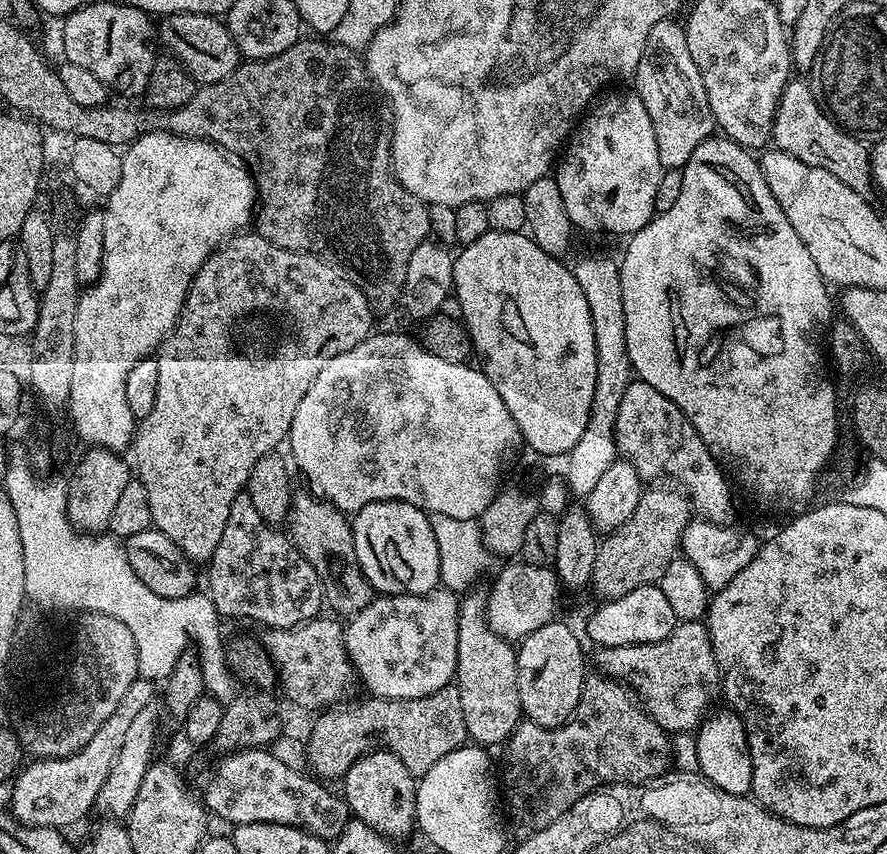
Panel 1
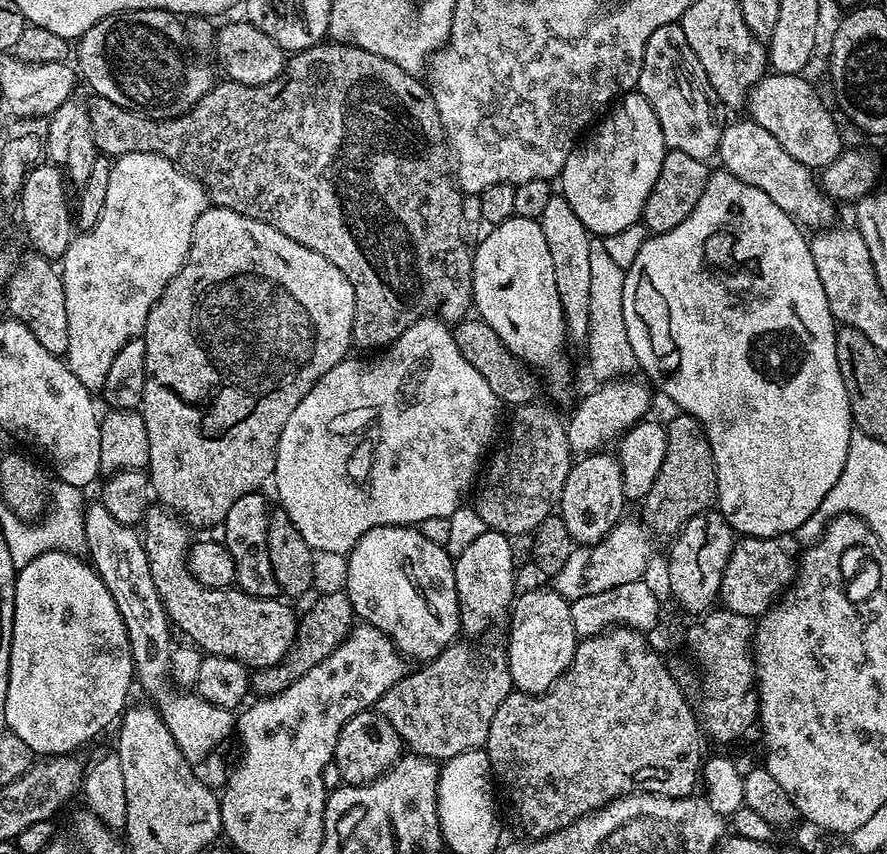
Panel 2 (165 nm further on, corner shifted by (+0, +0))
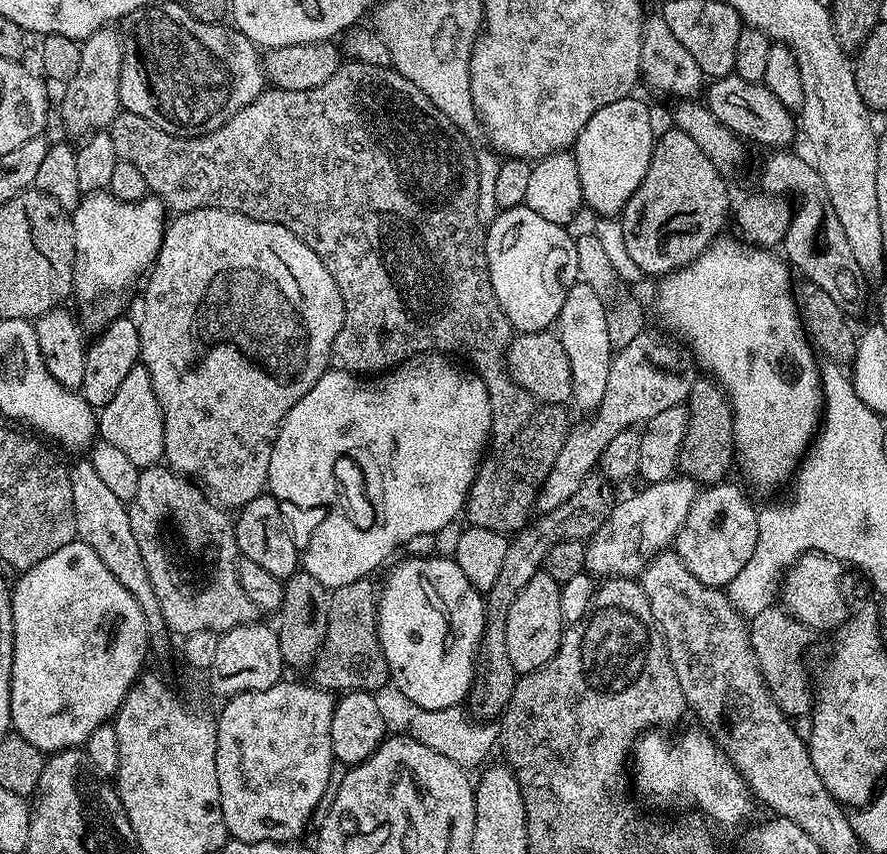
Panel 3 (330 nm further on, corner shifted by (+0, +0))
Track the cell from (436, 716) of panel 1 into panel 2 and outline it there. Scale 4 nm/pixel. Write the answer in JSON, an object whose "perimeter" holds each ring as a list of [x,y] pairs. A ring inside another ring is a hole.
{"perimeter":[[[453,642],[448,644],[435,658],[427,661],[417,672],[409,671],[398,683],[374,705],[375,711],[386,718],[394,726],[401,741],[409,753],[424,756],[427,760],[443,762],[463,752],[474,752],[483,749],[488,743],[490,722],[494,722],[494,714],[498,706],[514,689],[510,670],[508,669],[508,653],[505,645],[484,644],[488,642]]]}

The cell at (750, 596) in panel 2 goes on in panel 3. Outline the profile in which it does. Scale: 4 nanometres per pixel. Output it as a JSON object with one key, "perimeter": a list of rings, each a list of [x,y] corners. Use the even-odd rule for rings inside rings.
{"perimeter":[[[808,552],[796,559],[796,563],[785,571],[782,583],[779,587],[778,596],[783,607],[798,622],[802,622],[813,633],[831,633],[841,628],[850,615],[848,600],[840,589],[840,579],[846,571],[841,561],[835,560],[832,556],[825,556],[823,552]]]}

